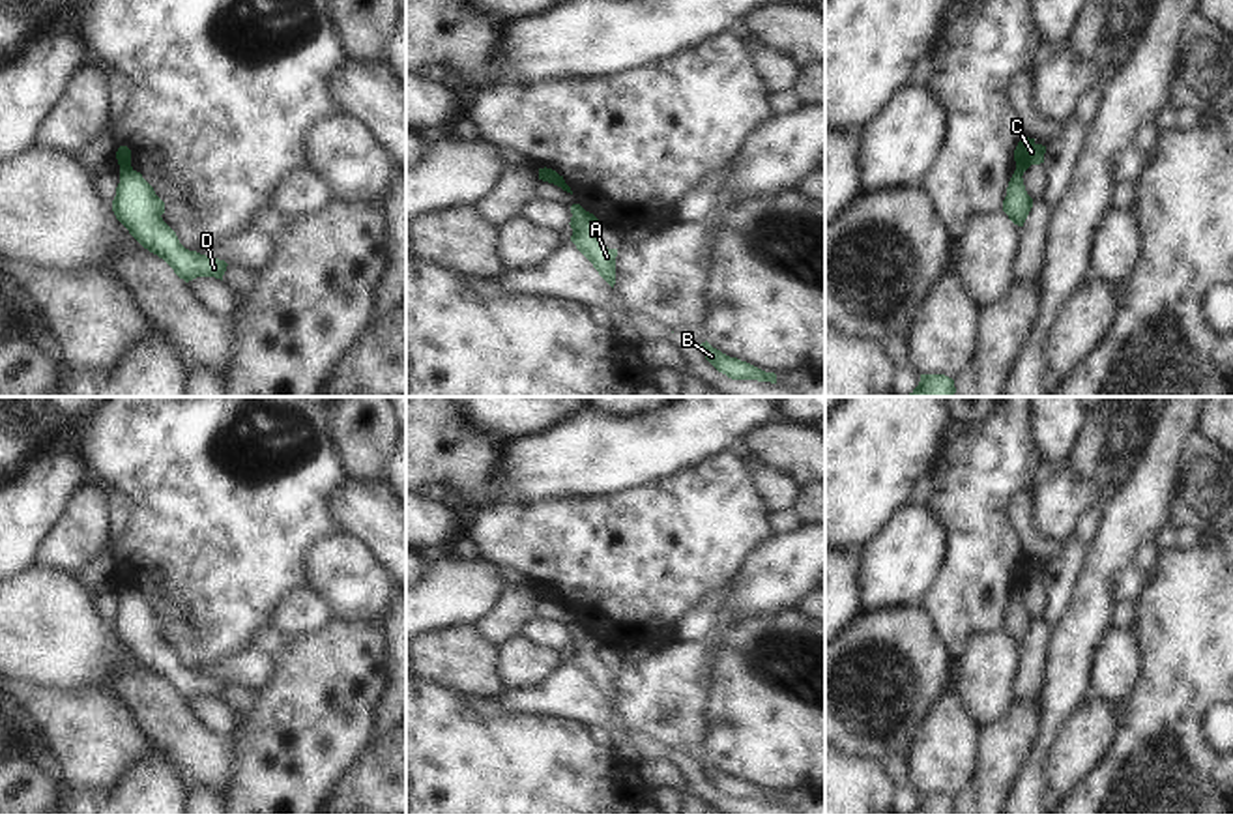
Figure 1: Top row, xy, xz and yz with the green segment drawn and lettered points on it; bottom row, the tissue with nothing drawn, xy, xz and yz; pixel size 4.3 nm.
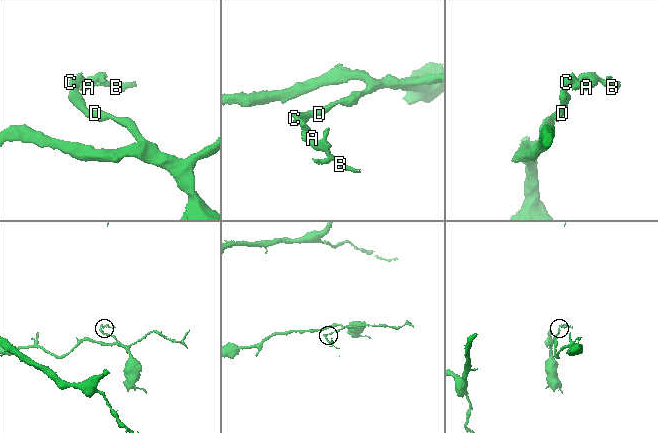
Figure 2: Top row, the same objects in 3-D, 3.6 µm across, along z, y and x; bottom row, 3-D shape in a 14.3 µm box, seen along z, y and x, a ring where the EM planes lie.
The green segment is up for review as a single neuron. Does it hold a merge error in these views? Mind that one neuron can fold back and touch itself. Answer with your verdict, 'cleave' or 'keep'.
cleave

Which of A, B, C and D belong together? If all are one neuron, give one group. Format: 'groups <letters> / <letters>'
groups A B C / D

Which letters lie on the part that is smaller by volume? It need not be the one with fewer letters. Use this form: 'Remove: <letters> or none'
Remove: A, B, C

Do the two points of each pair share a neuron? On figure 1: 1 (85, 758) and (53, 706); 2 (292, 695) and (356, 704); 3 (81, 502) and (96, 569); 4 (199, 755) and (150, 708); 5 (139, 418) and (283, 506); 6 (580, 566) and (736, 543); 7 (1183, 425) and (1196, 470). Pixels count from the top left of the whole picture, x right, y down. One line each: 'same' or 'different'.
1: same
2: same
3: different
4: same
5: same
6: same
7: different

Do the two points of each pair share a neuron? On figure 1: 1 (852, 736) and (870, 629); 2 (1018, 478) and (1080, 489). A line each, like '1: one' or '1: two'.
1: one
2: two

